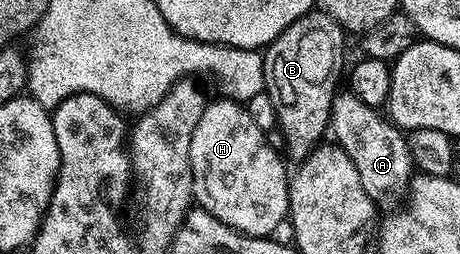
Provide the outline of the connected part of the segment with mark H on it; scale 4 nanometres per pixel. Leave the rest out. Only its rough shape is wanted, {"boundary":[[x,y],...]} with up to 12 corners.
{"boundary":[[240,102],[206,106],[196,206],[245,235],[289,214],[291,175]]}

